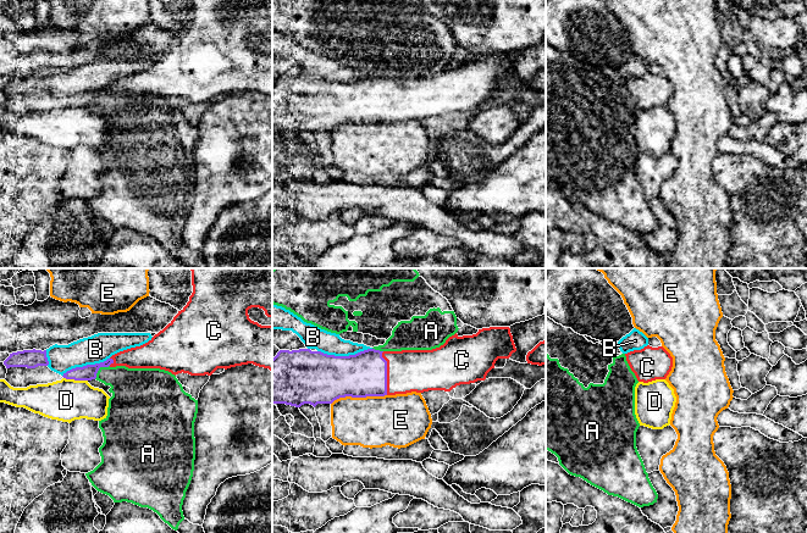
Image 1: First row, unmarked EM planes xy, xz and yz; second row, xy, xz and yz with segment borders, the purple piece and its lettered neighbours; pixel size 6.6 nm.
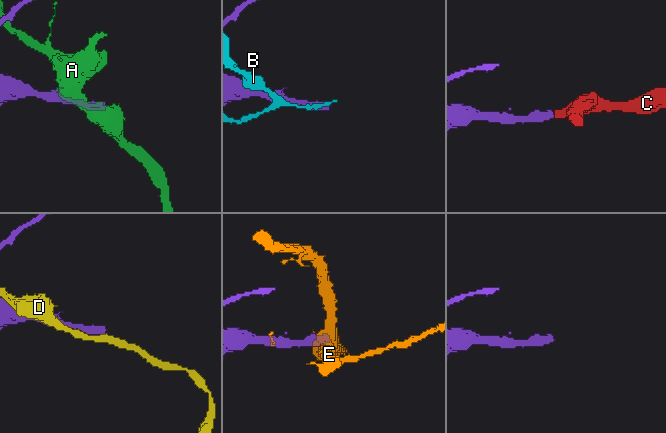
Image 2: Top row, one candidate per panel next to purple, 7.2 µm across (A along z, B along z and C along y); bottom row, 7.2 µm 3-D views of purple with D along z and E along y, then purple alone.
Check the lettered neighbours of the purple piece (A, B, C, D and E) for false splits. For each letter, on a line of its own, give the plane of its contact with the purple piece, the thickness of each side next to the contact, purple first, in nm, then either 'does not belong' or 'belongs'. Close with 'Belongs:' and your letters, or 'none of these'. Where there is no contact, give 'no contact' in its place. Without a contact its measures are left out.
A: contact in xy; calibres 100 and 260 nm; does not belong
B: contact in xz; calibres 360 and 150 nm; does not belong
C: contact in xz; calibres 300 and 280 nm; belongs
D: contact in xy; calibres 100 and 280 nm; does not belong
E: contact in xz; calibres 320 and 340 nm; does not belong
Belongs: C

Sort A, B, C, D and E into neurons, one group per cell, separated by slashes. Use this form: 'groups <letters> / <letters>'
groups A / B / C / D / E

